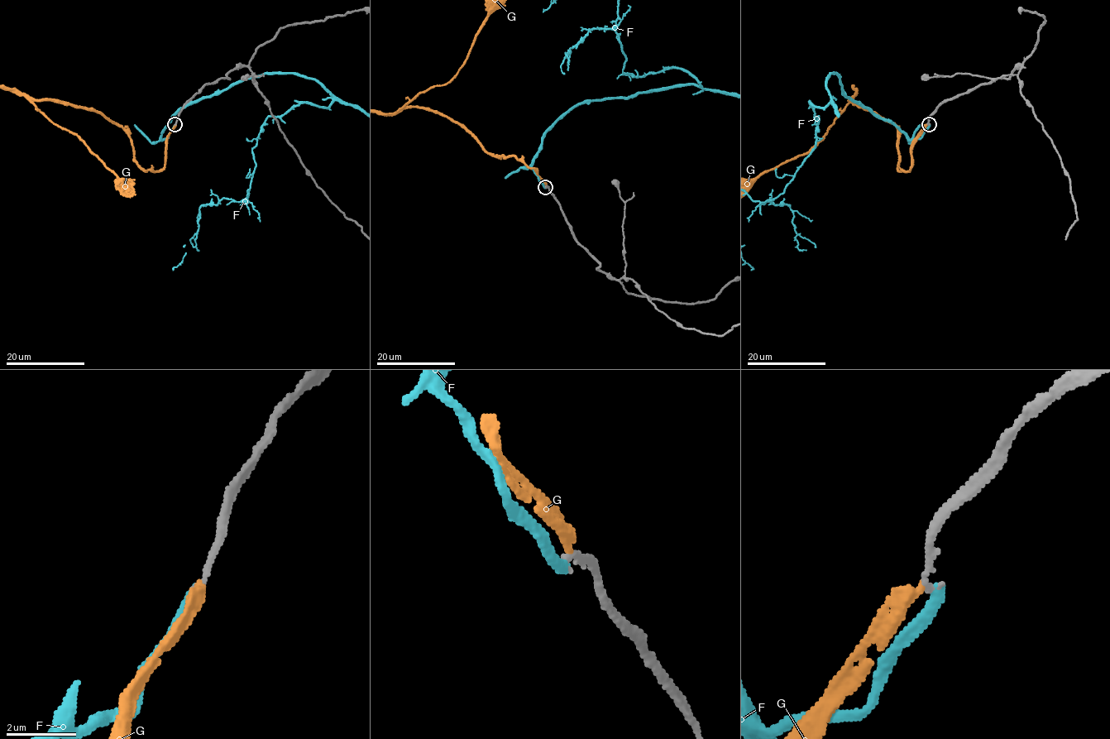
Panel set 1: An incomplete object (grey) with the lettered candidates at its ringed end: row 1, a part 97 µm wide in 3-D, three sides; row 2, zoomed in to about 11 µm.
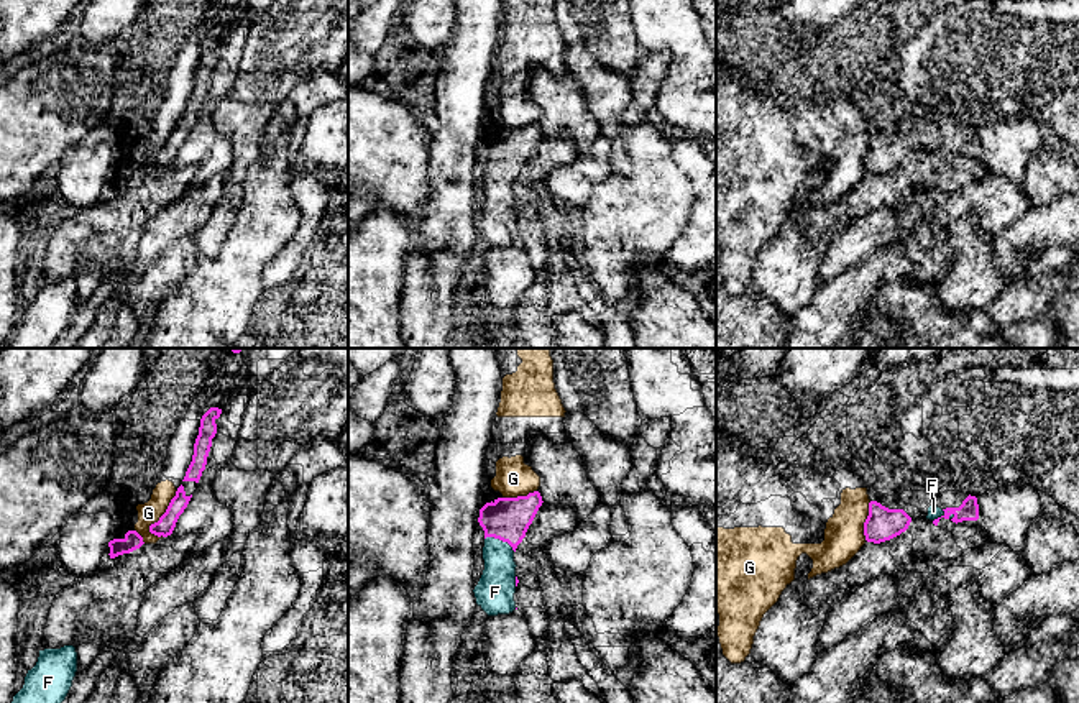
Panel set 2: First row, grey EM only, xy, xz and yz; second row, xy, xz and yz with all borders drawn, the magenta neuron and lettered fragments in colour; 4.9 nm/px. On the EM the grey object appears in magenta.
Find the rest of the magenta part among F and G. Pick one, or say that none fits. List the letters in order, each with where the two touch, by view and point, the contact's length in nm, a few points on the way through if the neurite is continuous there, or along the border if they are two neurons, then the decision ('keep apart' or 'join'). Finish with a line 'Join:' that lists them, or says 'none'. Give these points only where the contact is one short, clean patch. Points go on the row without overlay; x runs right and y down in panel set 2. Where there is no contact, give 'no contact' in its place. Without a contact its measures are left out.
F: meets magenta in xz at (500, 171); contact 170 nm long; join
G: meets magenta in xy at (165, 145); contact 260 nm long; border along xy (178, 122), (166, 143), (150, 158), (151, 166); keep apart
Join: F

